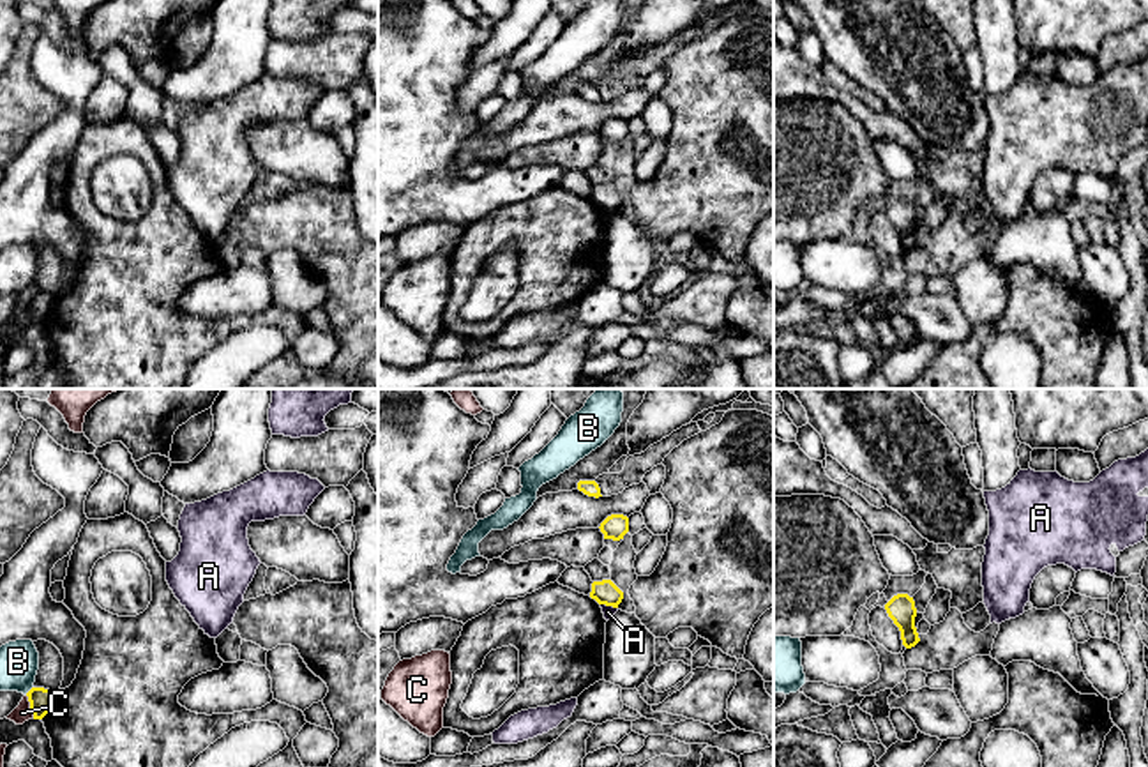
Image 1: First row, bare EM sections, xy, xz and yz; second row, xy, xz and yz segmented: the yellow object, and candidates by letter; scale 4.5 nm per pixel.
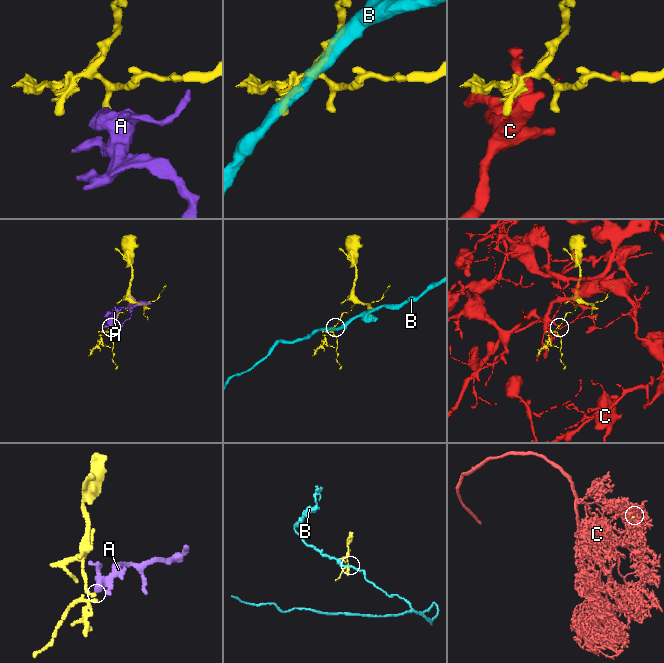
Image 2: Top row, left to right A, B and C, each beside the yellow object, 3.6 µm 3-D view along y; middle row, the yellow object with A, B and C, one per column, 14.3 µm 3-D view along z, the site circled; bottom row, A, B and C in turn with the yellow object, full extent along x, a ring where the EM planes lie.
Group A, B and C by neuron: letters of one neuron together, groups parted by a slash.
A / B / C

